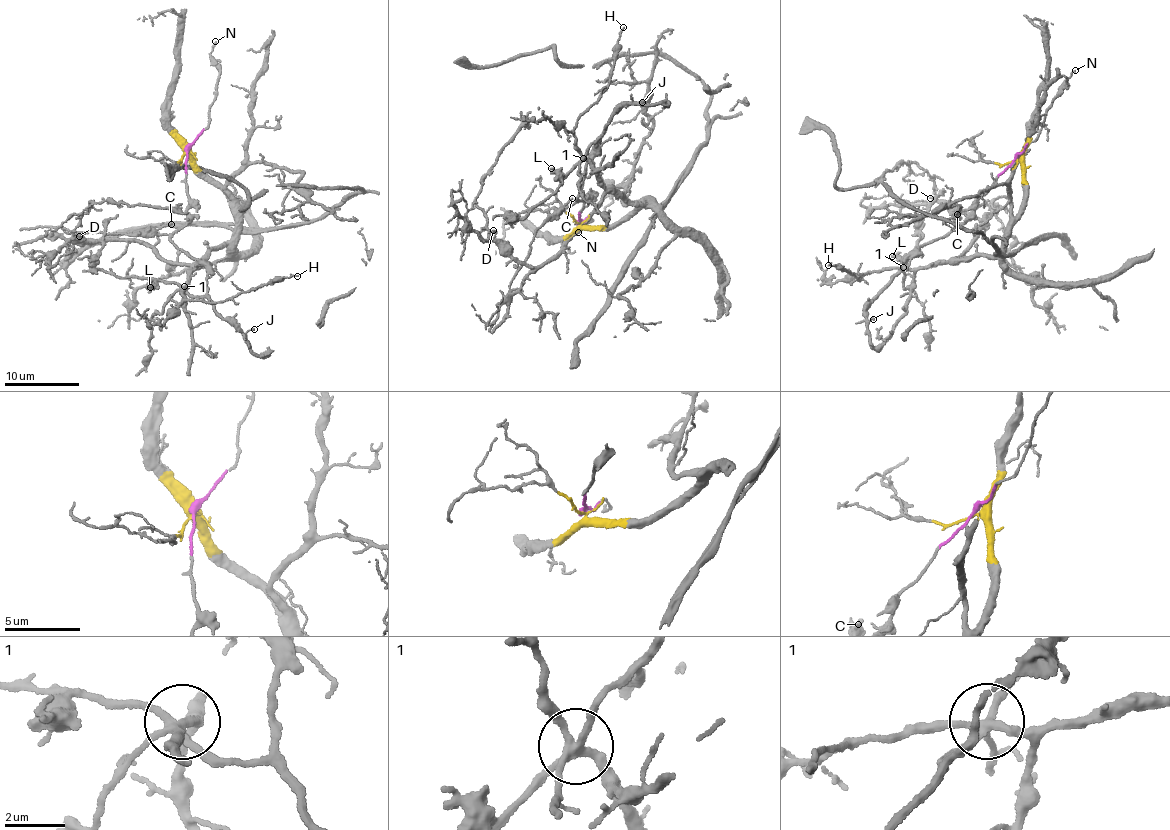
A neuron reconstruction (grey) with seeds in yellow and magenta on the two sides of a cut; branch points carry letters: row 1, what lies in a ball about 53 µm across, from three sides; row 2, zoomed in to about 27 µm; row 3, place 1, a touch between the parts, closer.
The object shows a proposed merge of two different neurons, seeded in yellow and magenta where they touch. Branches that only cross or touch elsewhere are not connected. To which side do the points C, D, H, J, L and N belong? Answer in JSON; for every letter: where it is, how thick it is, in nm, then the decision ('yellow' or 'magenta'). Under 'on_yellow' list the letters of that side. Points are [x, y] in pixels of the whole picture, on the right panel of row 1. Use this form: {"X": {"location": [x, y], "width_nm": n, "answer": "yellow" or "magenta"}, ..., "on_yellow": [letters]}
{"C": {"location": [957, 214], "width_nm": 110, "answer": "magenta"}, "D": {"location": [930, 198], "width_nm": 130, "answer": "yellow"}, "H": {"location": [828, 265], "width_nm": 110, "answer": "yellow"}, "J": {"location": [873, 319], "width_nm": 110, "answer": "magenta"}, "L": {"location": [892, 256], "width_nm": 170, "answer": "magenta"}, "N": {"location": [1075, 70], "width_nm": 110, "answer": "magenta"}, "on_yellow": ["D", "H"]}

